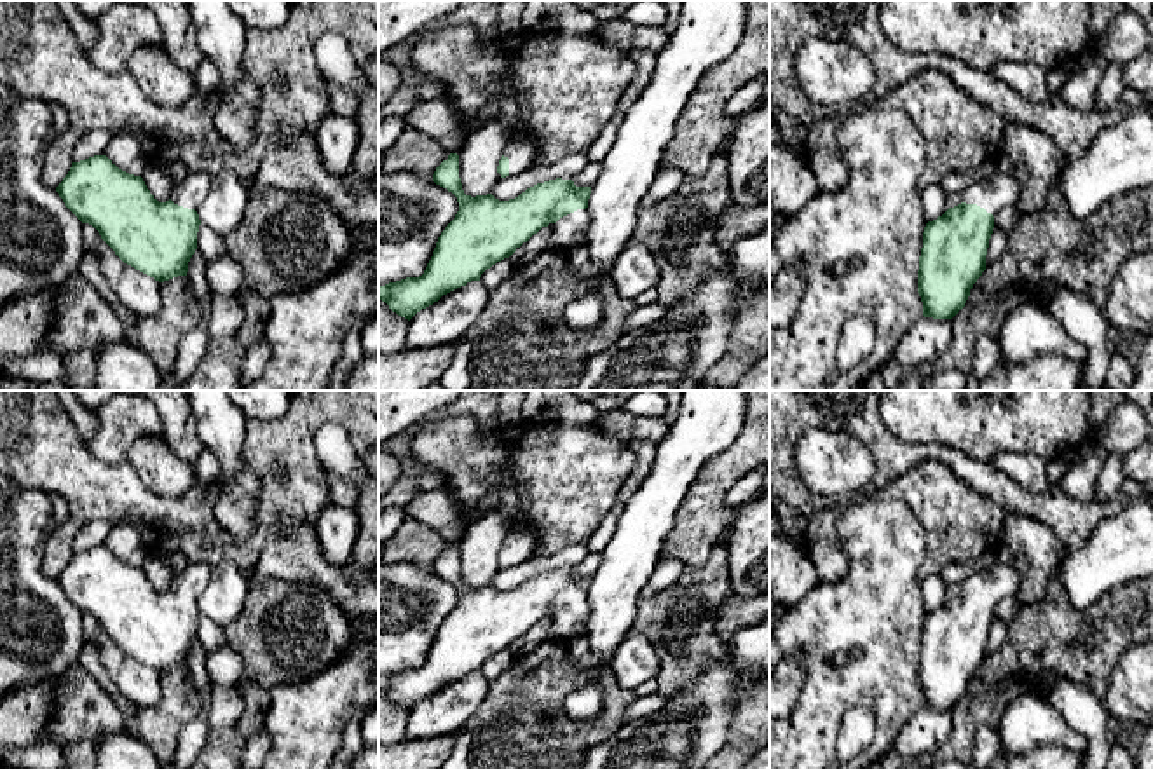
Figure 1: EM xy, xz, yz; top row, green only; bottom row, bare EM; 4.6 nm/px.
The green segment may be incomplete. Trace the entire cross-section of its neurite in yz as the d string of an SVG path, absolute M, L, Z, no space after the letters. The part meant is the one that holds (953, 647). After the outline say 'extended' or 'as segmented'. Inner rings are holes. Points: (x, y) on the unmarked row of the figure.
M994 561L970 574L961 595L926 614L918 661L924 708L952 710L965 698L986 661L994 607L1017 598L1019 588L1015 567Z | extended

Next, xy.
M106 546L72 553L68 565L56 577L65 596L82 612L92 616L115 645L159 673L187 666L197 640L197 598L211 579L209 565L197 561L176 574L171 589L159 593L141 567L119 560Z | extended

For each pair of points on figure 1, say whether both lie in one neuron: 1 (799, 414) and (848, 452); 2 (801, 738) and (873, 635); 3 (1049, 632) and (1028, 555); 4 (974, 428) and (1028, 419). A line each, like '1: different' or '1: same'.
1: different
2: same
3: different
4: same

